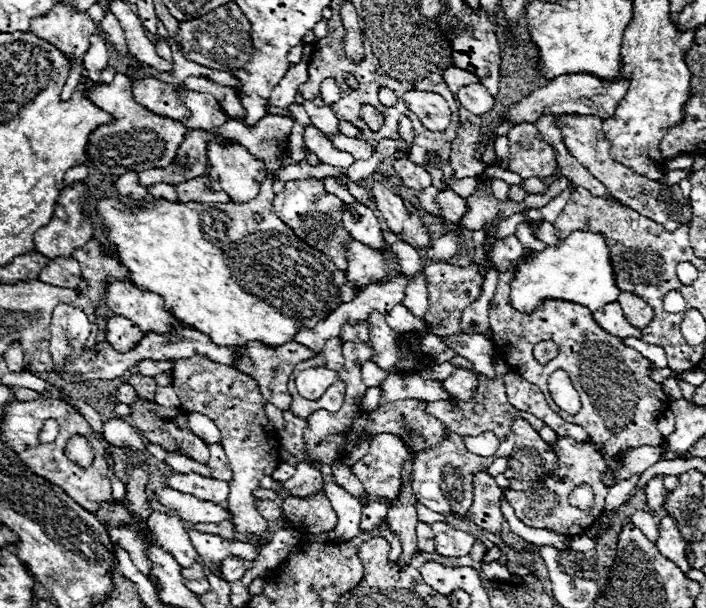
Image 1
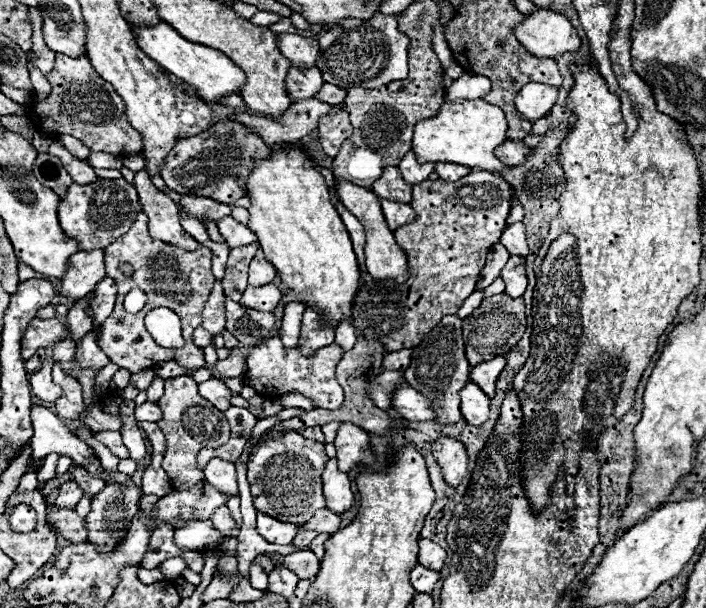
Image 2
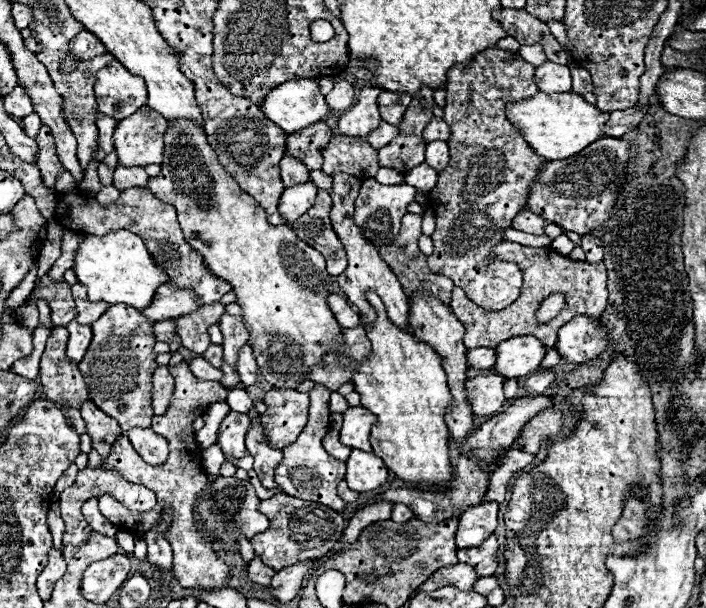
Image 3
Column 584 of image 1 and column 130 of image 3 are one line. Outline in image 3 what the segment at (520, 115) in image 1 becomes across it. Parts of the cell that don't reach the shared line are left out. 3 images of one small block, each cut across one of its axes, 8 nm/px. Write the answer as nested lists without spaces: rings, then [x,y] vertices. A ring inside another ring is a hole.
[[[108,62],[96,74],[96,100],[98,110],[116,120],[128,118],[138,108],[146,106],[148,92],[140,76],[132,76],[120,62]]]

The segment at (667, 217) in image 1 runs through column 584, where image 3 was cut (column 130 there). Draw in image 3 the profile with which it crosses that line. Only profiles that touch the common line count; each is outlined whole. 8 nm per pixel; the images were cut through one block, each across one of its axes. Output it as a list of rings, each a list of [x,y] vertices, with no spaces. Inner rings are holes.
[[[144,106],[136,114],[118,122],[112,138],[120,166],[162,164],[162,134],[166,120],[156,110]]]

